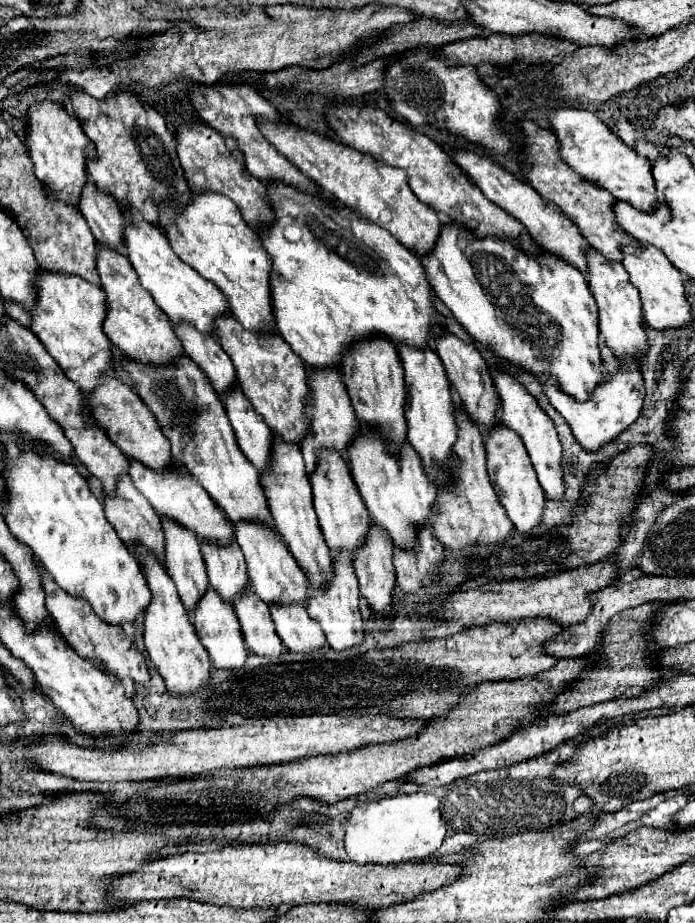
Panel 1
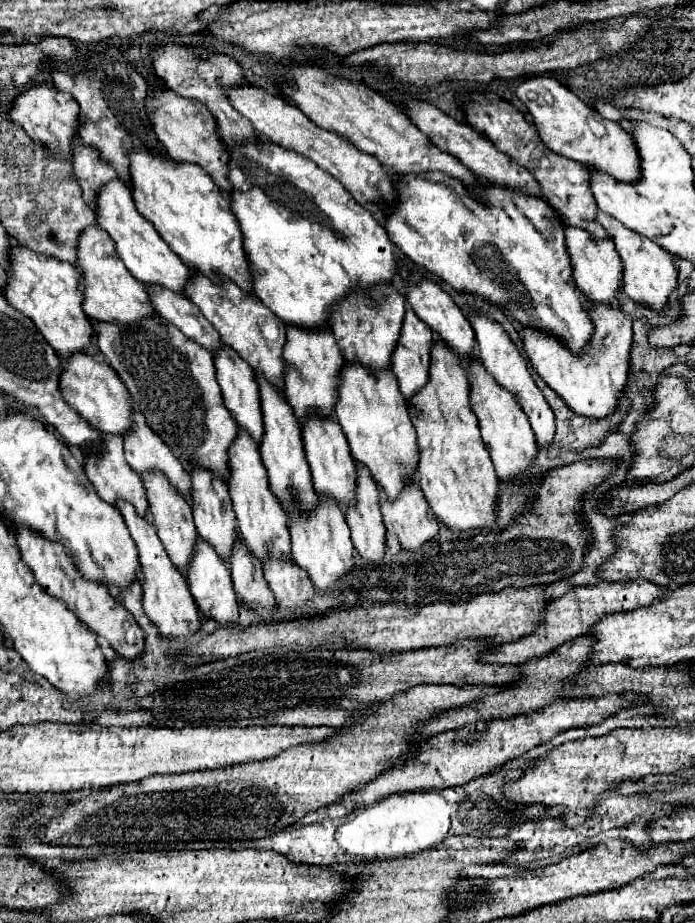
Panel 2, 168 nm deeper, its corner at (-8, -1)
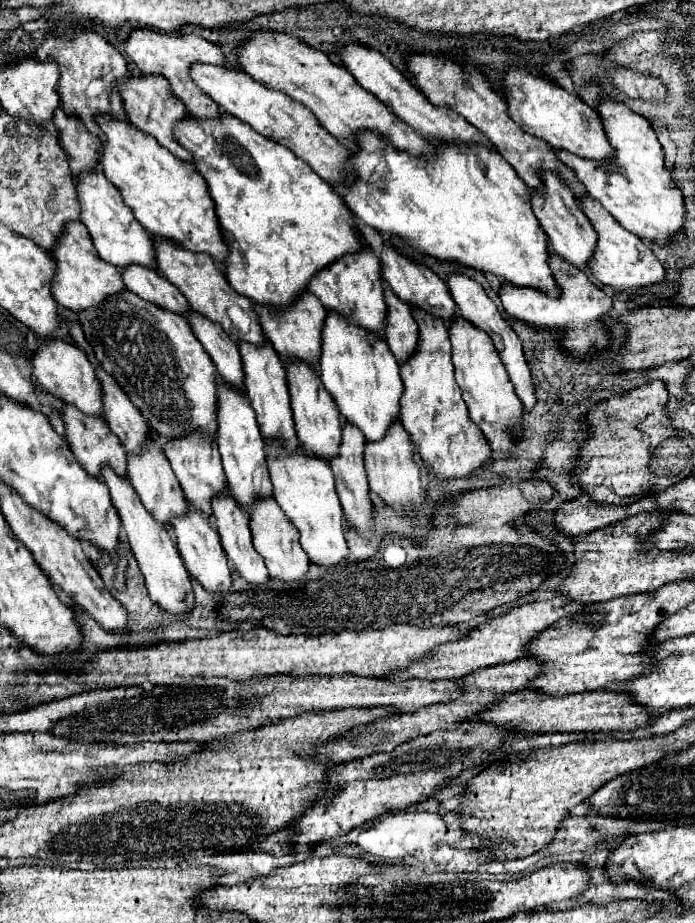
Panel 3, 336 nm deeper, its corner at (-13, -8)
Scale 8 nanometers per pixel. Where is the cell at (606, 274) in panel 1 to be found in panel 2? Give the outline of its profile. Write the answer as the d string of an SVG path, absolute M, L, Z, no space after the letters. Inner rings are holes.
M565 227L565 247L573 265L573 279L583 295L591 297L593 301L607 301L617 303L617 293L621 293L621 259L615 251L613 241L609 239L595 239L585 229L579 227Z

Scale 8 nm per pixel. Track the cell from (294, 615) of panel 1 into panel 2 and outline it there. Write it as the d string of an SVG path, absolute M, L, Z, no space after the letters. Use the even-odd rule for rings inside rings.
M269 561L269 565L263 565L263 571L269 587L275 593L275 599L285 609L305 605L315 593L305 569L301 569L293 561Z

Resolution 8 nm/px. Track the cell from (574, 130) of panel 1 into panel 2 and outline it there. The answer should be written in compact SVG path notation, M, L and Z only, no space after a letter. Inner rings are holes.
M529 77L517 91L517 99L527 107L533 125L539 131L541 141L557 155L569 157L583 165L595 165L607 175L617 177L619 181L635 181L641 173L639 153L627 131L617 123L603 119L595 109L587 107L573 91L563 87L553 77Z

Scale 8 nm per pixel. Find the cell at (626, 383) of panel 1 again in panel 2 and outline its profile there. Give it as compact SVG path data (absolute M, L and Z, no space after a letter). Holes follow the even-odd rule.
M587 305L587 315L593 321L593 337L585 351L571 353L561 339L551 333L531 327L521 329L525 351L533 369L541 379L579 415L601 419L615 411L617 399L629 377L629 349L631 349L631 319L617 305Z

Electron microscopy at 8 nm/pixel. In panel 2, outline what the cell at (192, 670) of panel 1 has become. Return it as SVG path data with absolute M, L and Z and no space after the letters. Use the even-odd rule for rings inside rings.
M117 501L117 509L121 511L125 525L139 549L139 563L141 563L141 583L143 583L143 609L147 613L147 617L157 625L159 633L163 637L179 637L179 639L187 639L191 637L199 627L199 611L195 605L195 599L187 587L185 577L181 575L181 571L171 563L161 539L157 537L155 527L151 525L149 519L143 519L137 515L137 511L133 509L133 505L125 503L125 501Z

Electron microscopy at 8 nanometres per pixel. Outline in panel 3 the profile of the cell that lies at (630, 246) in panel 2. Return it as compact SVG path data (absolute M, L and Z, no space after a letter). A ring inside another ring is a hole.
M592 196L582 198L580 202L582 212L586 212L586 218L598 232L598 252L596 258L590 262L590 272L606 286L612 286L620 292L636 294L640 288L650 288L654 284L662 284L666 280L666 268L658 262L654 252L648 248L644 240L622 228L604 208L598 204Z

